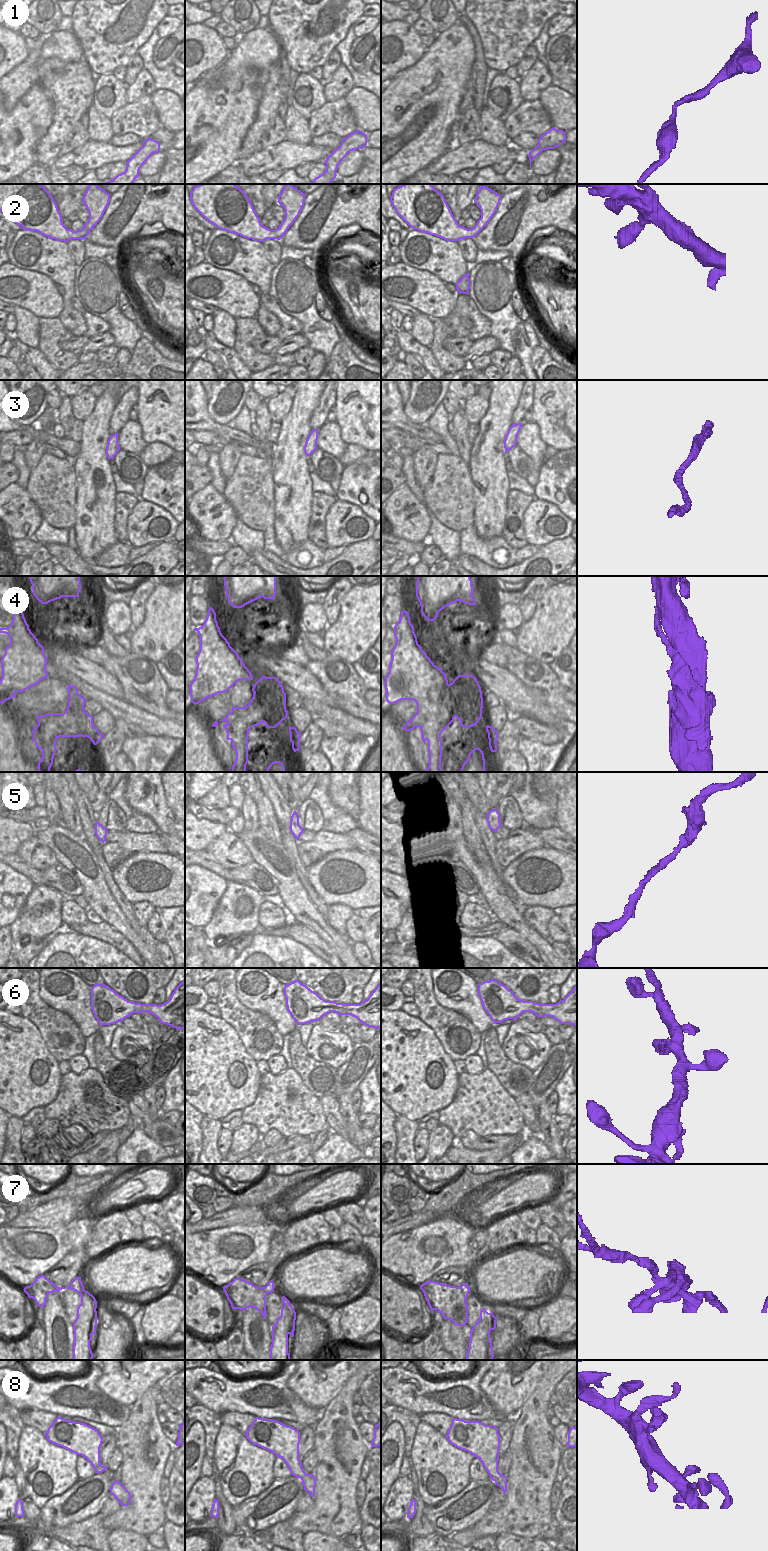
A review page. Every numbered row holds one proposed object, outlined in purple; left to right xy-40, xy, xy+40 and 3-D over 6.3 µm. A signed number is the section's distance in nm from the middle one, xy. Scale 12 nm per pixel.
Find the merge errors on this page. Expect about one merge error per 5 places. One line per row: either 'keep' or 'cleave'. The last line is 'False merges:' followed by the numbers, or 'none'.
1: keep
2: keep
3: keep
4: cleave
5: keep
6: keep
7: cleave
8: keep
False merges: 4, 7

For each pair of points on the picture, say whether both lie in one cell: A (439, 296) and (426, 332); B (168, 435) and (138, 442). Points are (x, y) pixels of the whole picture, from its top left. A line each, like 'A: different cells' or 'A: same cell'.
A: different cells
B: different cells

